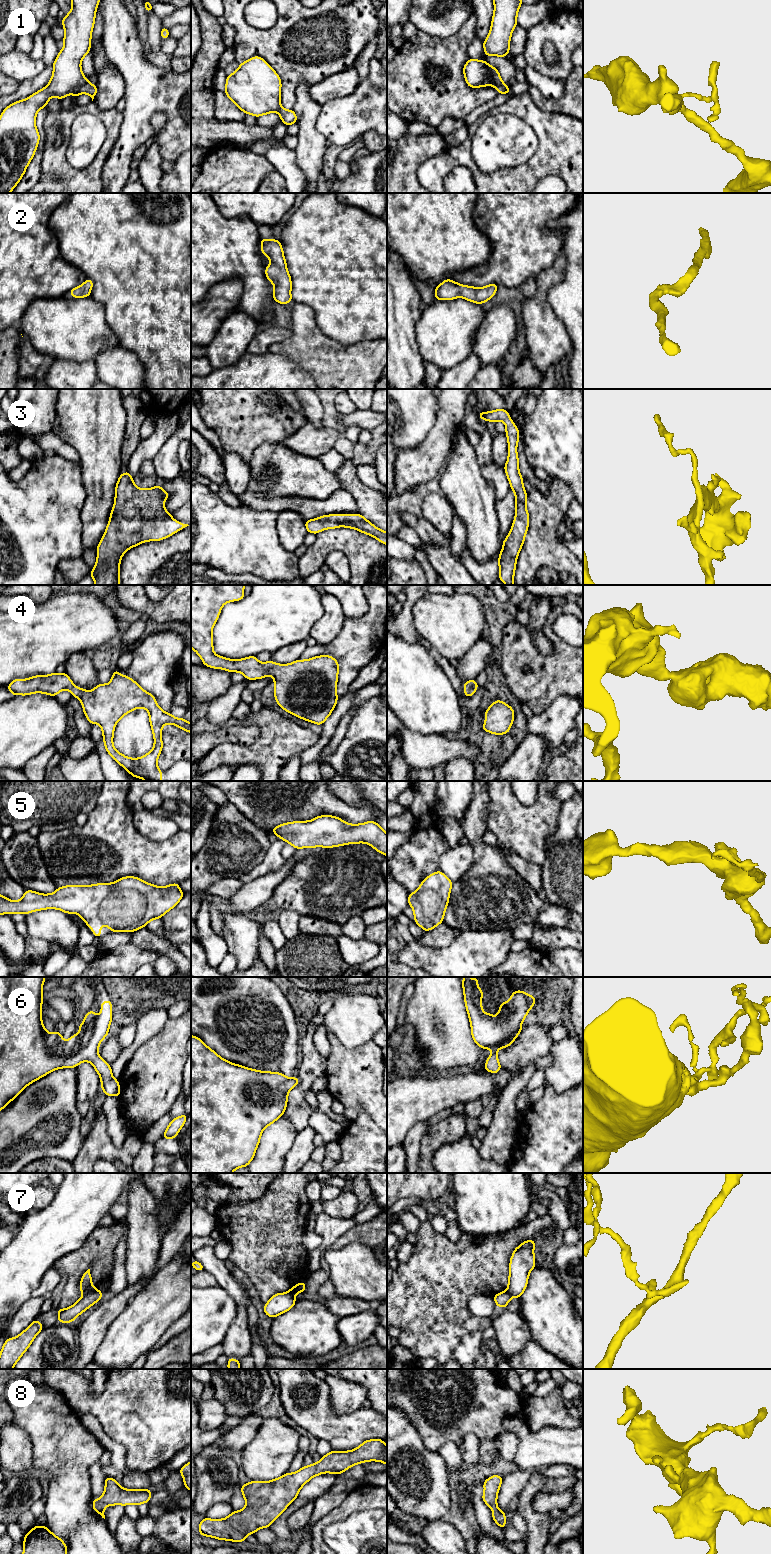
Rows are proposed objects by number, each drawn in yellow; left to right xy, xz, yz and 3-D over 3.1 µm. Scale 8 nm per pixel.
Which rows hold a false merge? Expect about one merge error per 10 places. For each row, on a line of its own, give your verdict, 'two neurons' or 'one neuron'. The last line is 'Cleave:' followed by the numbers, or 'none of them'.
1: one neuron
2: one neuron
3: one neuron
4: one neuron
5: one neuron
6: one neuron
7: one neuron
8: one neuron
Cleave: none of them

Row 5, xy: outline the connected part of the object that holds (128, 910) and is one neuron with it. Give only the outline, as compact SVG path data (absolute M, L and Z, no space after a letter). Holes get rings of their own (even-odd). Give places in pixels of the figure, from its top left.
M127 876L113 883L58 887L51 894L26 890L18 901L0 895L0 915L58 909L78 914L95 937L101 938L102 924L113 932L132 933L151 920L160 919L184 895L177 883L159 887Z

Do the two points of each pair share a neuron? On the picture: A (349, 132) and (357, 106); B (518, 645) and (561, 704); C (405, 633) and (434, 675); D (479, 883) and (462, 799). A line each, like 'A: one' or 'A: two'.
A: one
B: two
C: two
D: two

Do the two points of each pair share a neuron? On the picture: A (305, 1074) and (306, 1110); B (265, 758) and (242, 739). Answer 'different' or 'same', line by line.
A: same
B: different

